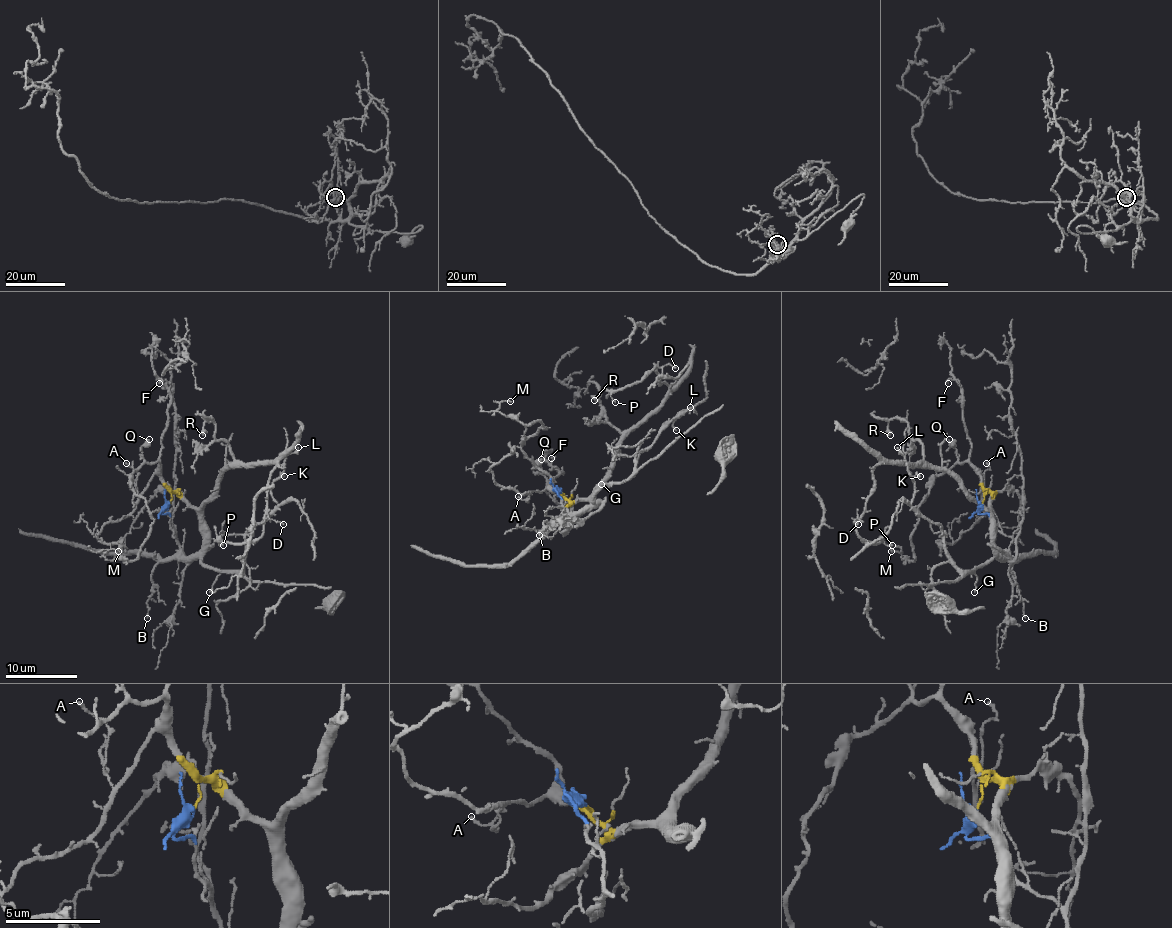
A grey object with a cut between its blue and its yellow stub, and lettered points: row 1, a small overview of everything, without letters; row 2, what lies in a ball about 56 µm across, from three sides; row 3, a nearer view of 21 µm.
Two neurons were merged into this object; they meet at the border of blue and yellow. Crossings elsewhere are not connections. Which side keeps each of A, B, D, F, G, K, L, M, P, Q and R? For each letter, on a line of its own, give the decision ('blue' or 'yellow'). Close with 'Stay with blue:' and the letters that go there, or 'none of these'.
A: yellow
B: yellow
D: yellow
F: yellow
G: yellow
K: yellow
L: yellow
M: yellow
P: yellow
Q: yellow
R: yellow
Stay with blue: none of these

